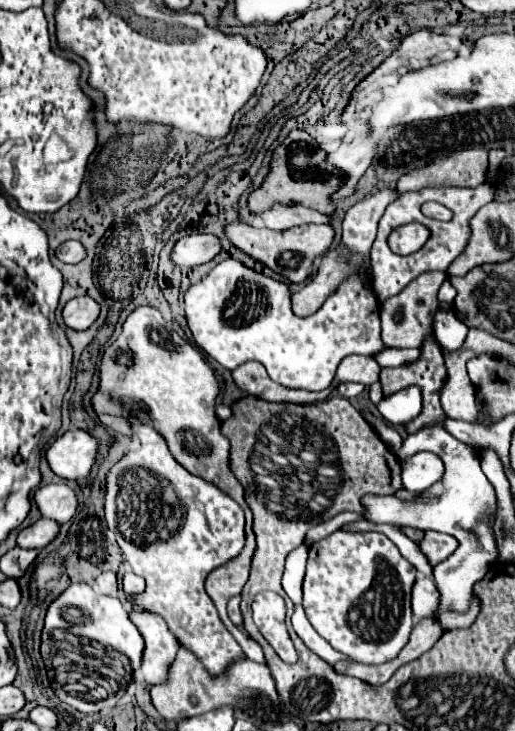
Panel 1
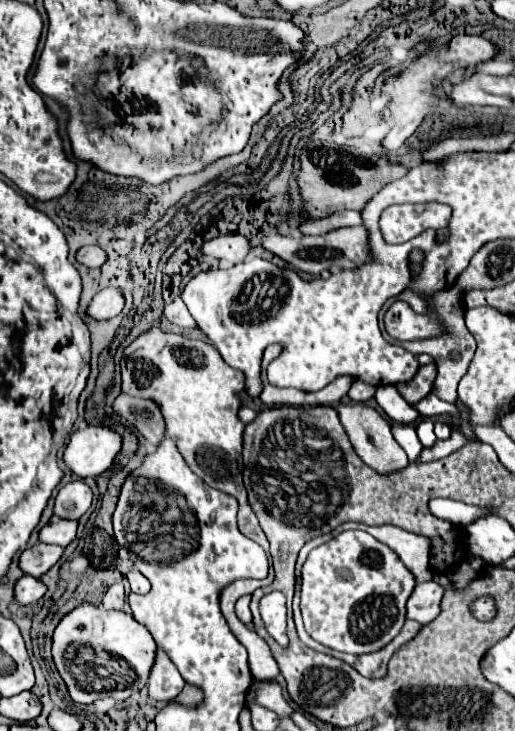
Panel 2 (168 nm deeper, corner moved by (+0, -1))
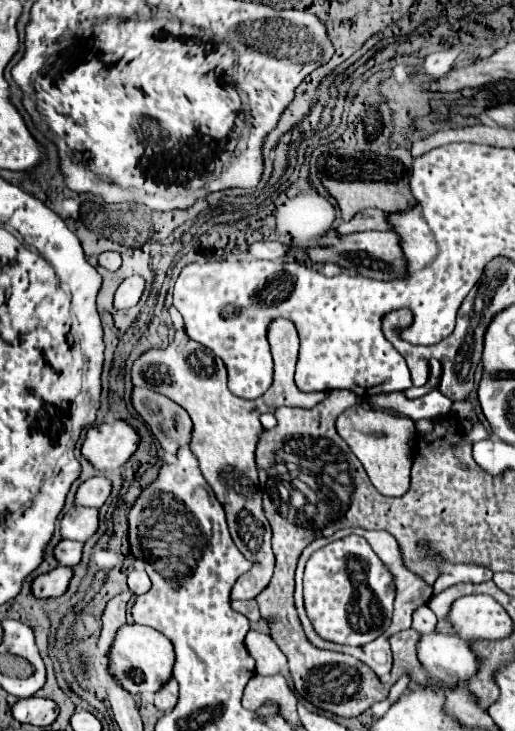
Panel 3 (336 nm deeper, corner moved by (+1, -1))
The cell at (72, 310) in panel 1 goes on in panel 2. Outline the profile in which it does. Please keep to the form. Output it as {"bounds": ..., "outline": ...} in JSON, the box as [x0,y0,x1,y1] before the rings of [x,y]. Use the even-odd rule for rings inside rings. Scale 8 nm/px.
{"bounds":[87,287,123,321],"outline":[[[109,287],[99,291],[93,301],[87,307],[87,317],[95,319],[95,321],[105,321],[105,319],[113,319],[115,315],[121,313],[123,309],[123,297],[119,293],[119,289]]]}

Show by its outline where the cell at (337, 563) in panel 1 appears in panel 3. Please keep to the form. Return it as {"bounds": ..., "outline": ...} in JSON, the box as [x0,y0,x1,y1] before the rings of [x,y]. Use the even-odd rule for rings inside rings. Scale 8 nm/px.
{"bounds":[304,535,394,643],"outline":[[[348,535],[318,549],[306,563],[304,603],[320,637],[336,643],[370,643],[390,625],[394,585],[392,575],[362,537]]]}

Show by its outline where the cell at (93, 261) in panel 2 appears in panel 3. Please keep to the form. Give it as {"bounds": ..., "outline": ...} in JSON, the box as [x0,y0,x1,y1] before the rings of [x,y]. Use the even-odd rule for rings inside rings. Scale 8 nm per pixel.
{"bounds":[98,251,122,271],"outline":[[[110,251],[102,253],[98,261],[100,261],[100,265],[102,265],[104,269],[108,269],[108,271],[118,271],[120,265],[122,265],[122,257],[120,257],[118,253],[110,253]]]}

